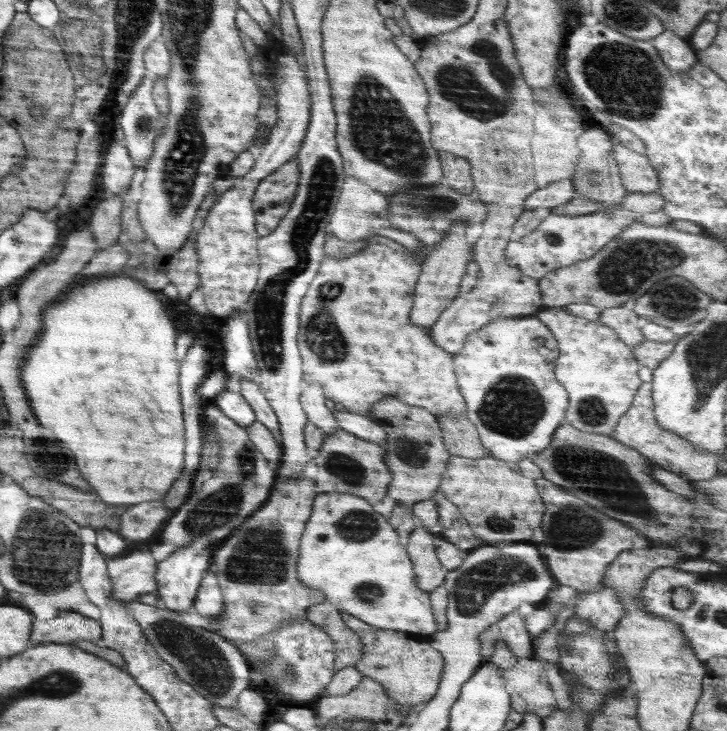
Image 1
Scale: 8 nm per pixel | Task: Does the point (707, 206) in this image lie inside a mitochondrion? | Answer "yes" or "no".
no

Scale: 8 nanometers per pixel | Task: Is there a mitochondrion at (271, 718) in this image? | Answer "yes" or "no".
no

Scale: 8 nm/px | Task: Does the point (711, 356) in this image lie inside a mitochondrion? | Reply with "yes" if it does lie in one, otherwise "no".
yes

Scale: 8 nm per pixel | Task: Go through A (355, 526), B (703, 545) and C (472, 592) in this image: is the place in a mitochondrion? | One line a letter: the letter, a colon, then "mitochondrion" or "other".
A: mitochondrion
B: other
C: mitochondrion

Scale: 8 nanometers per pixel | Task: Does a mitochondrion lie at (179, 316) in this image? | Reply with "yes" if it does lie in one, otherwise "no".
no

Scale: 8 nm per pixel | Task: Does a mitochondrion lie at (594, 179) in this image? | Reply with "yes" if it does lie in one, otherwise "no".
yes

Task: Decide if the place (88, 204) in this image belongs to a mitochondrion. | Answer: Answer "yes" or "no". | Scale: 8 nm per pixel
no

